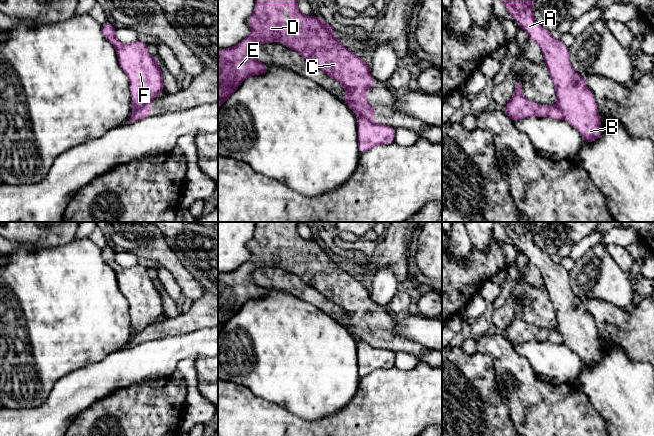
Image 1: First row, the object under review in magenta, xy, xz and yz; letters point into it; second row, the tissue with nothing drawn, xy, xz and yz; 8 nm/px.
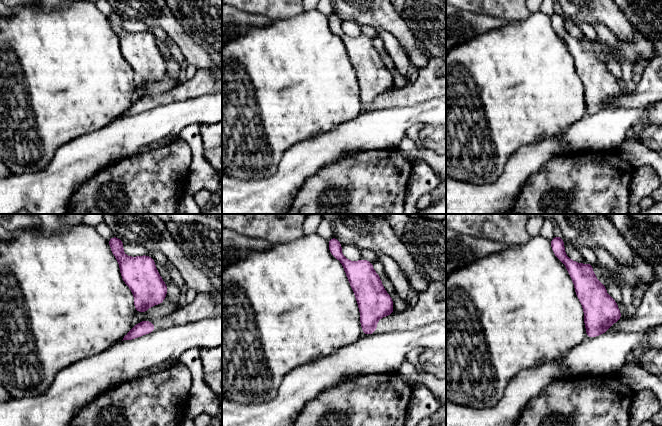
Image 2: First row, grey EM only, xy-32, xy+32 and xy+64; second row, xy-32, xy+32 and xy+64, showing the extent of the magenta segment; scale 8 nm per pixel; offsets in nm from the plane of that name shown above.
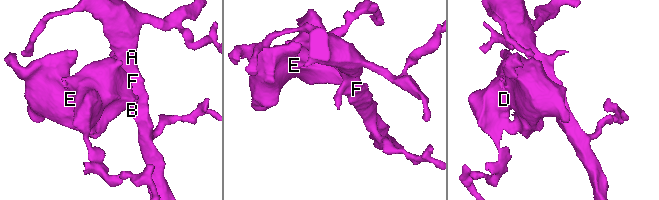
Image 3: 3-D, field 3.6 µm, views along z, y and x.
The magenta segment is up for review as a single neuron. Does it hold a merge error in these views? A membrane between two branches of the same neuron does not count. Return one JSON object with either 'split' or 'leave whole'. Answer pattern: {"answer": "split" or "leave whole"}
{"answer": "split"}

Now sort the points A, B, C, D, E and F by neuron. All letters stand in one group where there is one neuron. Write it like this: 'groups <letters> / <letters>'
groups A B F / C D E

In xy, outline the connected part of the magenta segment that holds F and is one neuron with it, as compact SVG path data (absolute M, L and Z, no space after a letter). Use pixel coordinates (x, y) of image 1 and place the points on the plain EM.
M109 245L102 248L103 259L114 270L120 291L128 301L132 332L133 334L138 334L163 316L163 298L159 290L159 285L149 277L148 268L139 264L130 268L123 268L116 262L115 255L116 252Z

